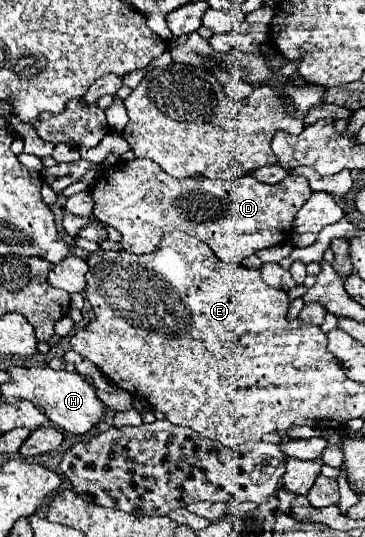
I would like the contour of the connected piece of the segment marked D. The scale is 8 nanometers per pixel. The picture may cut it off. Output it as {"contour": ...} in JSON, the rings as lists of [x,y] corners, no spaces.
{"contour":[[[133,159],[133,161],[119,161],[103,169],[97,177],[97,183],[91,189],[91,197],[95,201],[93,215],[99,221],[115,227],[121,233],[123,249],[133,255],[153,253],[159,247],[163,233],[179,229],[187,235],[205,241],[221,261],[241,263],[251,253],[285,243],[291,237],[291,223],[301,205],[311,197],[311,187],[303,175],[287,175],[277,185],[259,183],[251,177],[237,177],[233,181],[221,181],[221,179],[195,181],[191,177],[175,179],[169,177],[151,159]]]}

